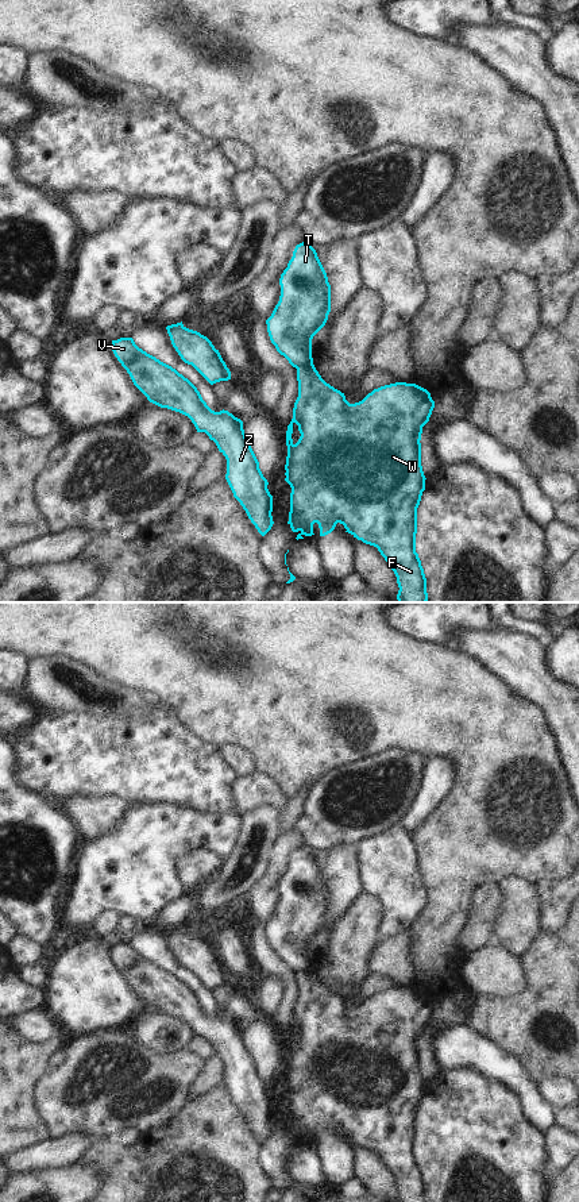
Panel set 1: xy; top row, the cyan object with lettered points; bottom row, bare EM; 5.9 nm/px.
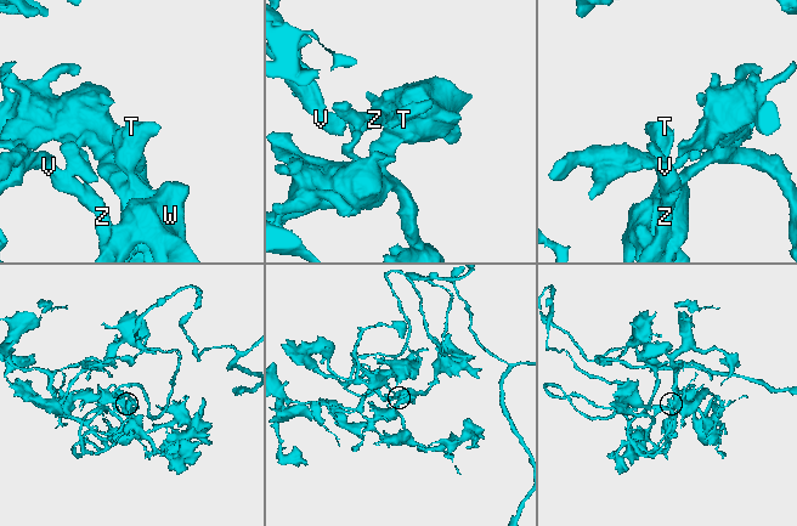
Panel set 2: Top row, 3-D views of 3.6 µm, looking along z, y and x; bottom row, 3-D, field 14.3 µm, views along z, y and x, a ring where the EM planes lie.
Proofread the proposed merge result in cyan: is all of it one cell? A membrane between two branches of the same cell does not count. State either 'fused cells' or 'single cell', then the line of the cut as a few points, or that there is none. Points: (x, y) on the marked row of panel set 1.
fused cells | xy (312, 362), (297, 369)

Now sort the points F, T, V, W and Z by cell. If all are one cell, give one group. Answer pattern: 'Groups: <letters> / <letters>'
Groups: F V W Z / T.

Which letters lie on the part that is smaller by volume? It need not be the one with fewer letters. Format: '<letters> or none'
T

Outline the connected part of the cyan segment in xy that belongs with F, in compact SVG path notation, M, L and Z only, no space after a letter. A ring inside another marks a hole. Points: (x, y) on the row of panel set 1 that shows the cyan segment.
M314 365L297 369L298 397L293 408L293 419L286 431L287 456L285 481L290 485L289 521L297 540L312 536L317 523L320 536L331 533L340 523L358 540L378 548L397 577L398 602L426 602L426 578L416 552L417 508L425 490L425 475L421 466L421 434L429 421L435 401L431 393L416 385L395 382L368 393L362 401L350 404L344 393L327 384ZM293 424L301 434L294 444Z

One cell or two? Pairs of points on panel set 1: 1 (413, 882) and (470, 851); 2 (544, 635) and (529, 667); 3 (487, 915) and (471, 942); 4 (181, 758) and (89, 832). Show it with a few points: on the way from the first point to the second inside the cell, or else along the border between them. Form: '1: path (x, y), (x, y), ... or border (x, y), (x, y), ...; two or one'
1: border (416, 846), (428, 890), (425, 908); two
2: border (512, 630), (529, 634), (545, 648); two
3: path (482, 921), (481, 931), (477, 935); one
4: border (96, 797), (123, 797), (131, 802); two

